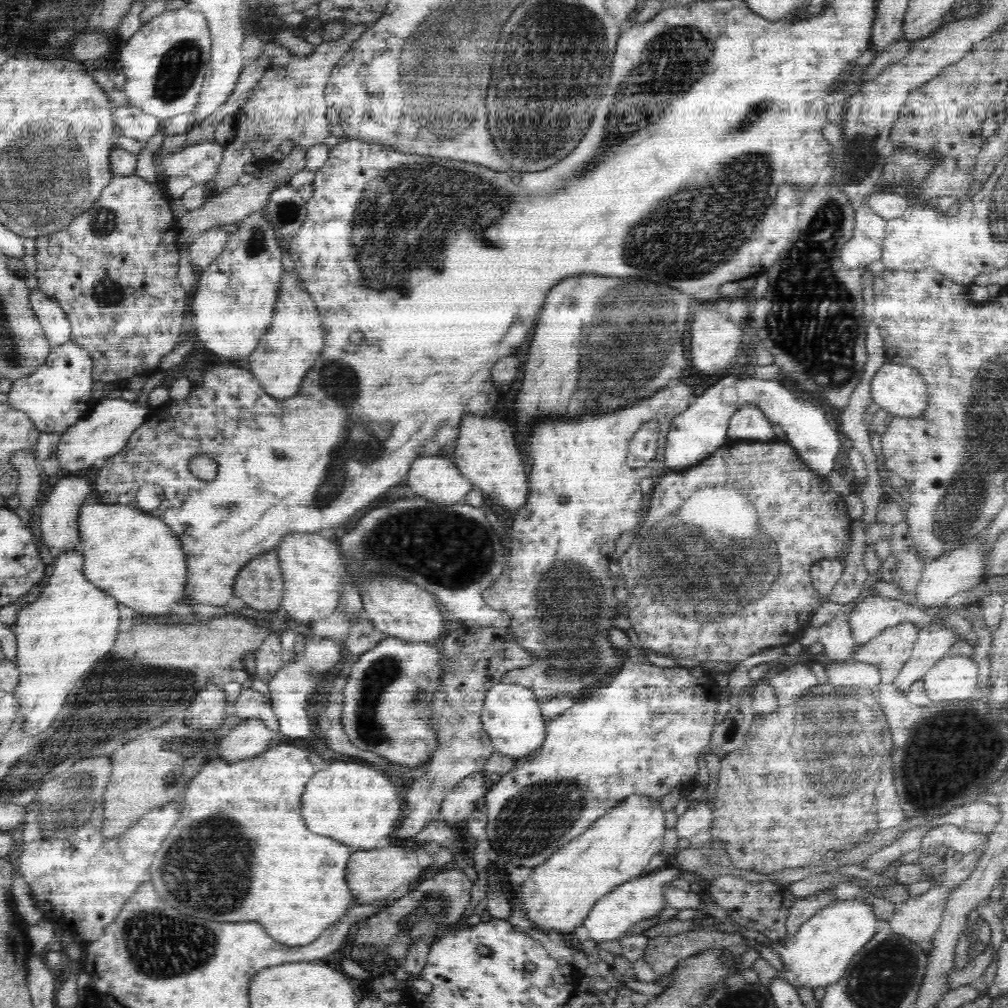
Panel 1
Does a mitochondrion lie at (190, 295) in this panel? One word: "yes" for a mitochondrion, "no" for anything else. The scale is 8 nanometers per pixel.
no

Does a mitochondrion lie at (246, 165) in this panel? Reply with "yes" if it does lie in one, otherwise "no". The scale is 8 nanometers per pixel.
no

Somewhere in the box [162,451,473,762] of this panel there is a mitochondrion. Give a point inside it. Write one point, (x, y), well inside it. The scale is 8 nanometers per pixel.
(384, 671)

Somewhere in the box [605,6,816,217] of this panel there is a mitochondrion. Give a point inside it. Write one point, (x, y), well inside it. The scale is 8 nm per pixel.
(666, 55)

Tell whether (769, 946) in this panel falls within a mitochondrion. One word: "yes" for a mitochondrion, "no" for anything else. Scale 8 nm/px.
no

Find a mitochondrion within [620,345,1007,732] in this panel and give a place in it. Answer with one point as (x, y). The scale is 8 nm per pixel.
(717, 595)

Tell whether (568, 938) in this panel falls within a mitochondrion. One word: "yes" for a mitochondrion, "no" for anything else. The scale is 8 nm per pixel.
no

